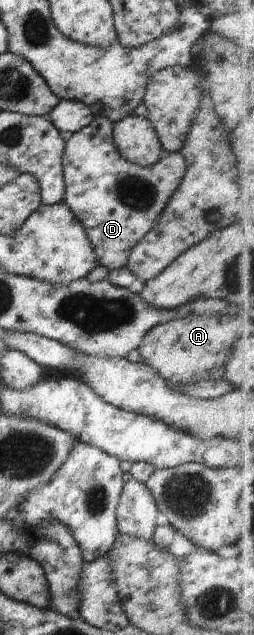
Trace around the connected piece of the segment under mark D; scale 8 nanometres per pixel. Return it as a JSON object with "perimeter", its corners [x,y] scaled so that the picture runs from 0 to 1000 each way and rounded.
{"perimeter":[[[402,181],[370,183],[362,194],[287,209],[256,222],[240,258],[256,288],[248,318],[339,362],[354,389],[390,417],[429,425],[457,425],[496,420],[512,394],[614,354],[669,310],[717,288],[732,272],[732,254],[701,239],[654,241],[606,260],[567,263],[535,260],[465,241],[457,228],[441,225],[441,203],[449,203],[445,191]]]}

